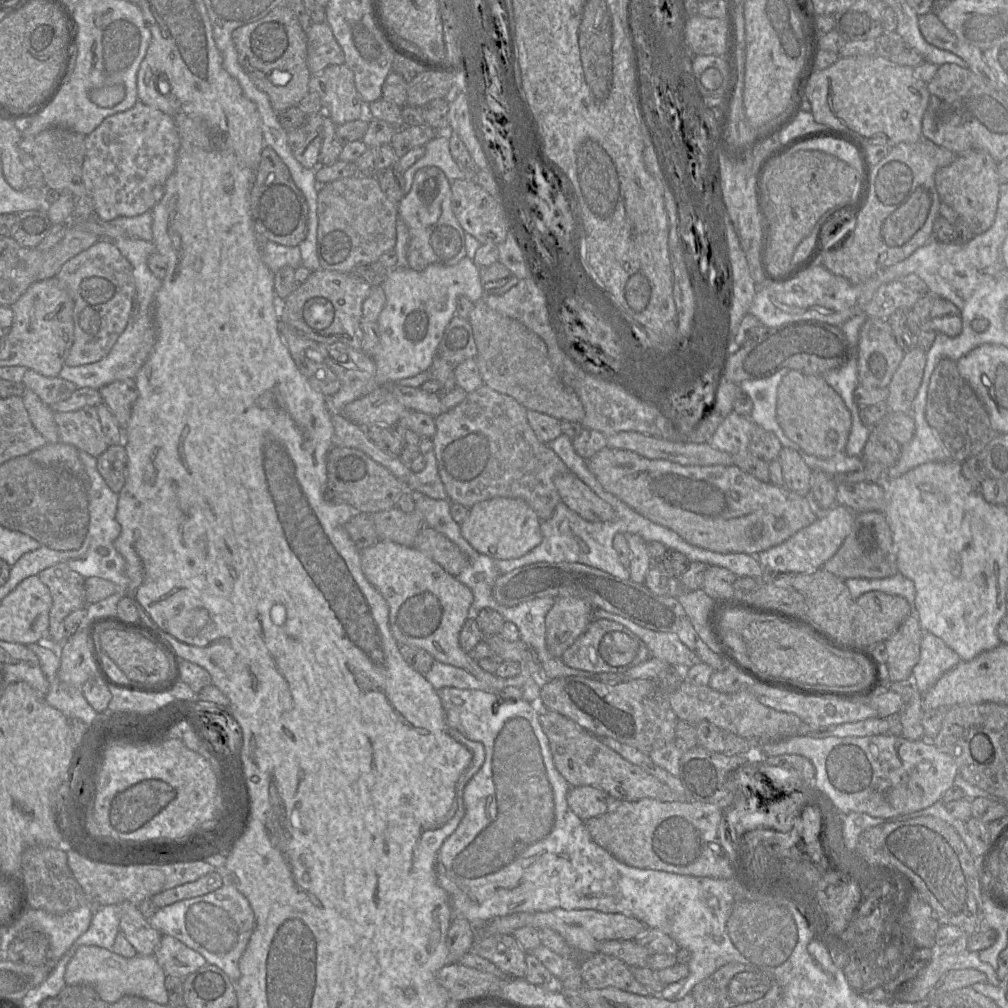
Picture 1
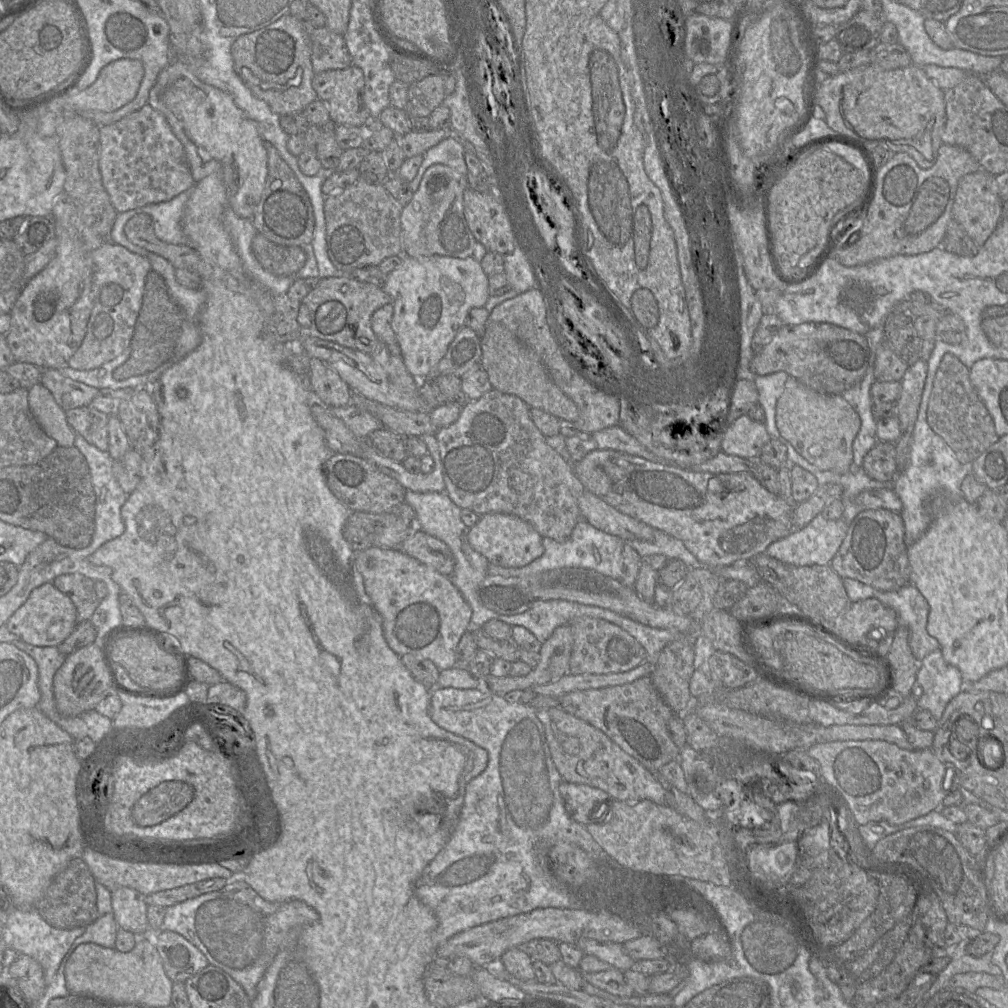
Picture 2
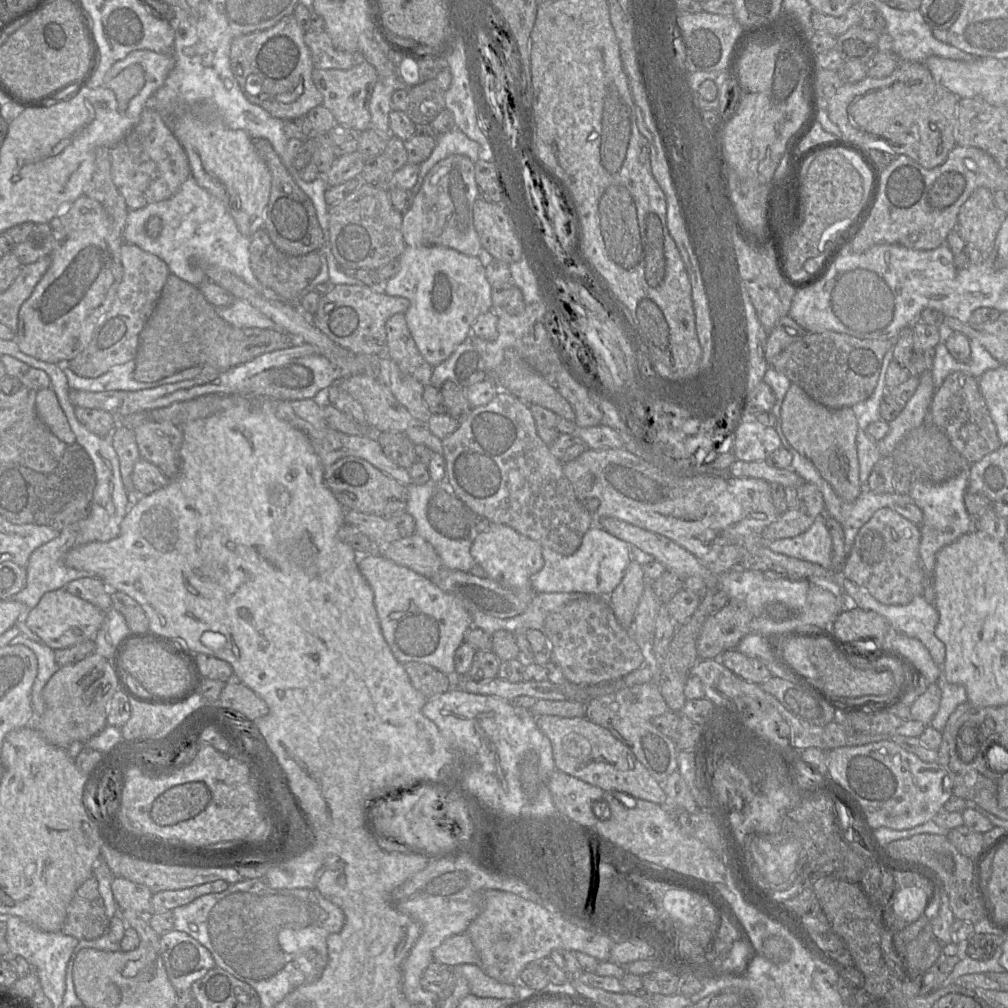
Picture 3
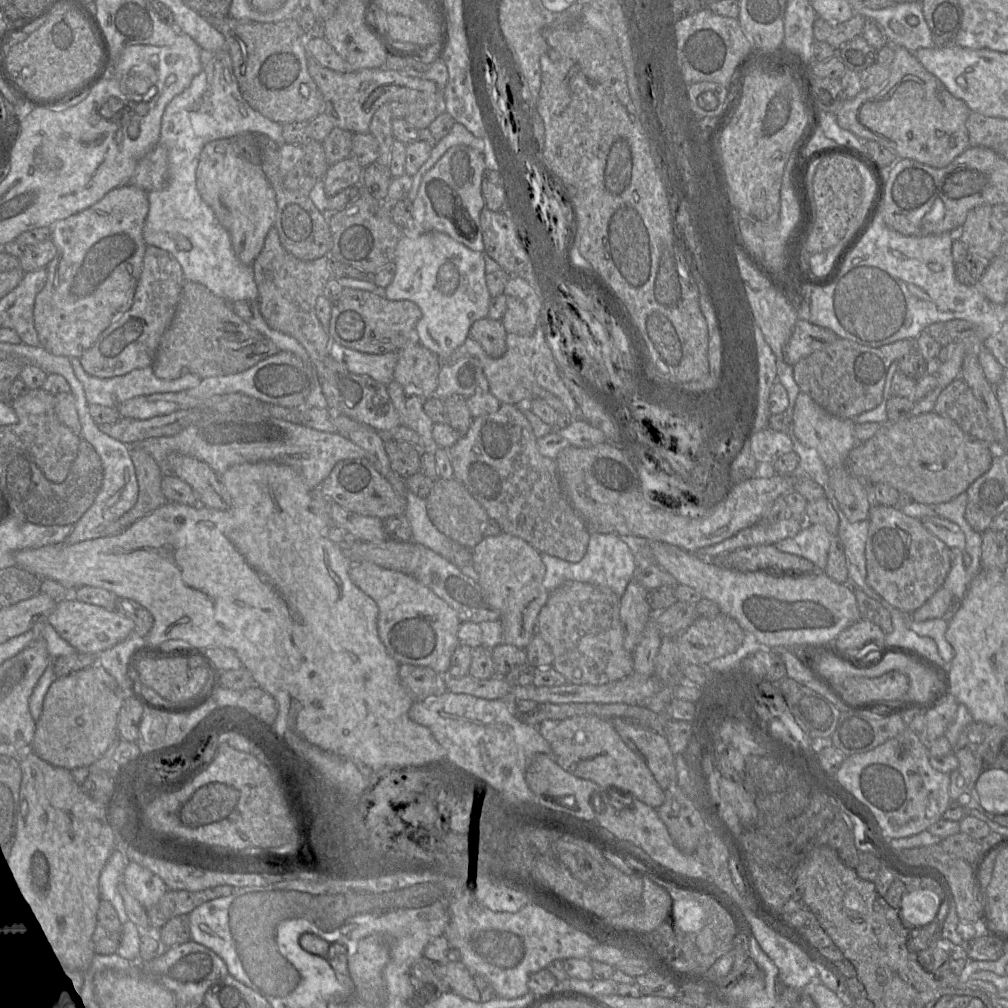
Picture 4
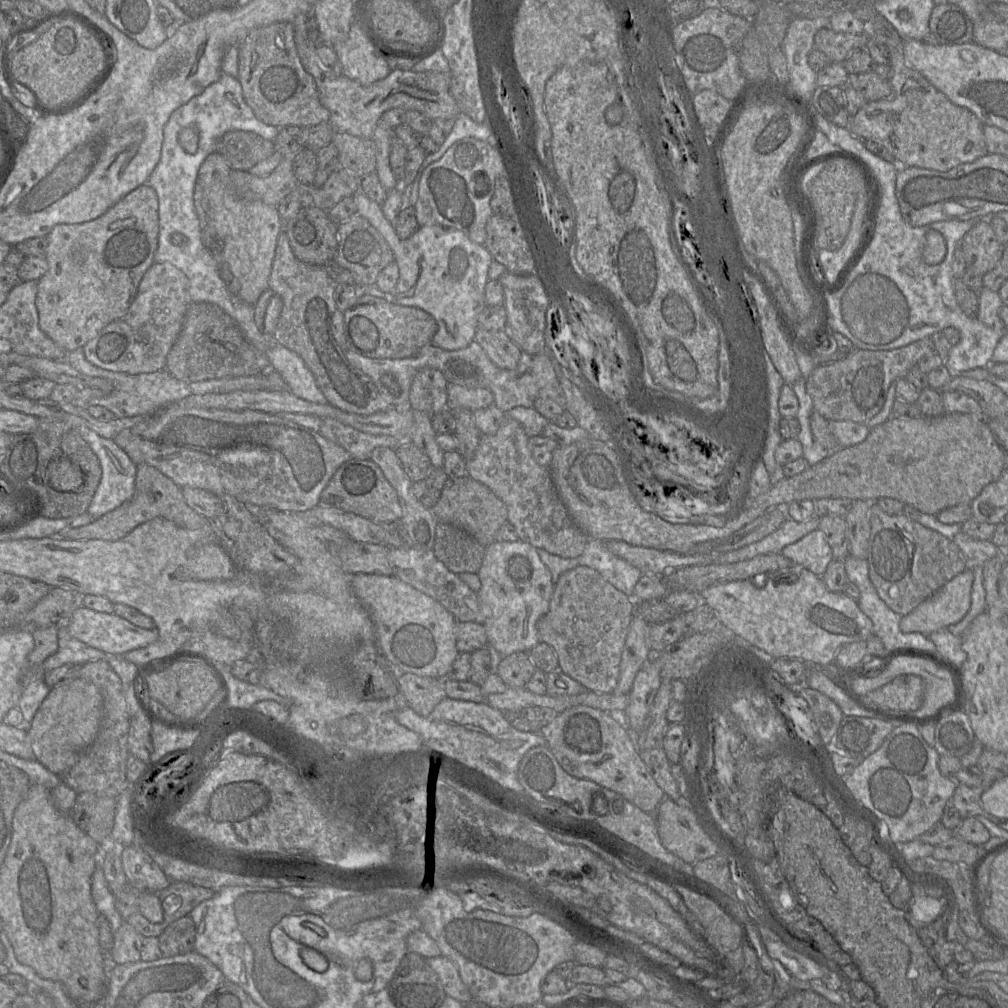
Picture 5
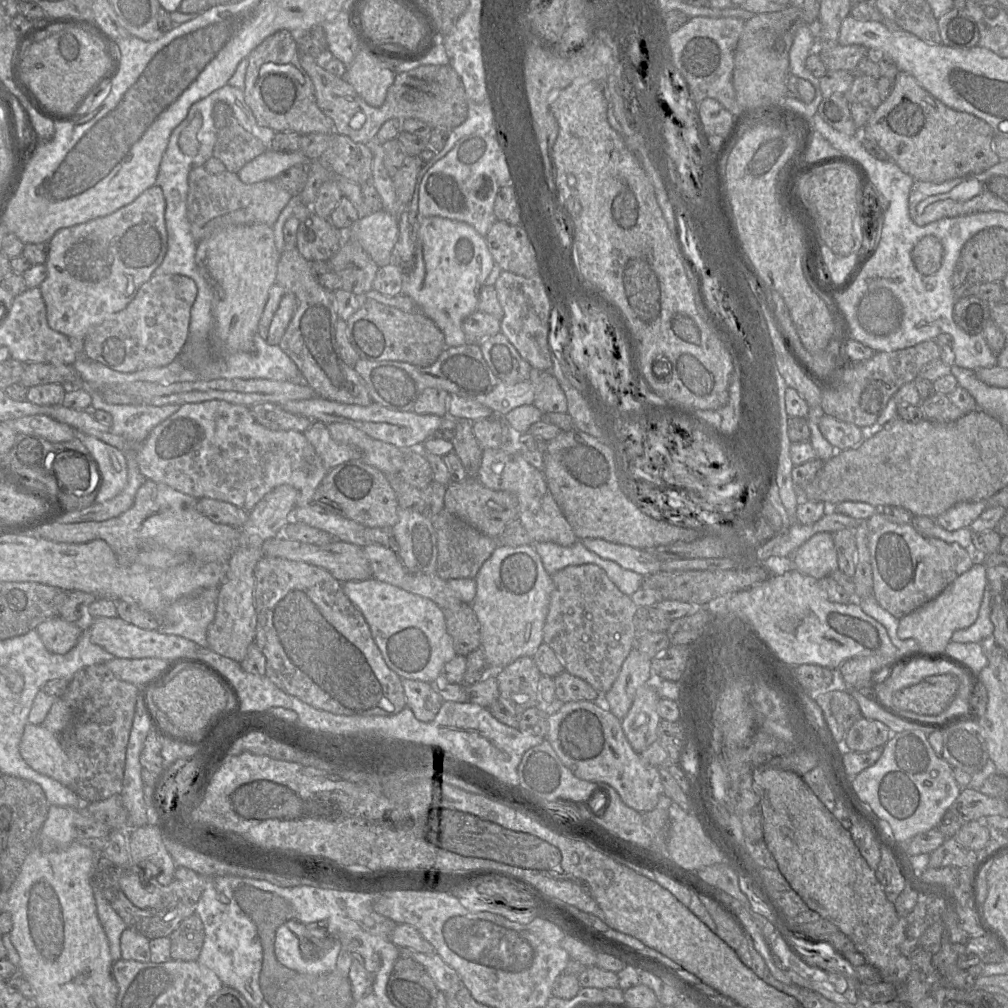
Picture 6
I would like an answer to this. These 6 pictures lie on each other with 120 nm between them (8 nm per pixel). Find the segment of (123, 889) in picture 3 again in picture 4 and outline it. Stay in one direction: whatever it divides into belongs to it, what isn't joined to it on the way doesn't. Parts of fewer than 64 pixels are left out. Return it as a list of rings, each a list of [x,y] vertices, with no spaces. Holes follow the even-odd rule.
[[[133,861],[127,863],[122,880],[127,890],[145,908],[156,904],[168,890],[158,875]]]

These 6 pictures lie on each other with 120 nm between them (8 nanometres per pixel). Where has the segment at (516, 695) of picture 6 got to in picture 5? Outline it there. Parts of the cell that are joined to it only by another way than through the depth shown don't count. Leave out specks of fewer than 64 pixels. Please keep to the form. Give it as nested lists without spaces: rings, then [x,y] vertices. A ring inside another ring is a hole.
[[[515,652],[501,658],[496,674],[511,687],[525,688],[536,669],[529,652]]]

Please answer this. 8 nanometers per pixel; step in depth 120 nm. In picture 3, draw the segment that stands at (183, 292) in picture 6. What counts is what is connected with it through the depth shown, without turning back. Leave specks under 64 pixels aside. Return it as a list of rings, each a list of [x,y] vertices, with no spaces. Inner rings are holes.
[[[123,243],[120,255],[124,274],[112,306],[99,318],[89,345],[68,362],[69,368],[81,377],[96,378],[113,366],[135,359],[140,333],[151,317],[170,275],[162,259],[134,244]]]

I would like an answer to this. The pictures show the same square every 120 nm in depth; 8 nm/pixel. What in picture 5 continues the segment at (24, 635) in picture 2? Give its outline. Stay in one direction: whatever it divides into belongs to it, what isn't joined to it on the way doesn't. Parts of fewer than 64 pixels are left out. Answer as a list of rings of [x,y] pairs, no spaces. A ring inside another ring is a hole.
[[[83,606],[77,608],[63,626],[72,637],[89,647],[106,653],[106,655],[124,655],[131,650],[145,647],[158,639],[157,630],[138,627],[115,613],[97,612]]]

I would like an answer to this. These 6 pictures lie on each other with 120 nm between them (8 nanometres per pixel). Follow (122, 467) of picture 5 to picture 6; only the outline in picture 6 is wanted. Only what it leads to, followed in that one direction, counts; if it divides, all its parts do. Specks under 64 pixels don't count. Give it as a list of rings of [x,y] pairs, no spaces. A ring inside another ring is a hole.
[[[78,433],[77,438],[89,450],[101,476],[95,503],[104,503],[118,496],[128,482],[125,453],[91,435]]]

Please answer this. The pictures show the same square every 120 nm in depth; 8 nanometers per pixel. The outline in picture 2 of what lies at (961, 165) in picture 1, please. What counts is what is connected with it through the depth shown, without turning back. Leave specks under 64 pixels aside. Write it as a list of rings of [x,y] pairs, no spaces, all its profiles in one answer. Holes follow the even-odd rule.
[[[981,169],[960,179],[953,203],[952,216],[963,226],[966,235],[978,246],[982,246],[1001,221],[1003,205],[1004,201],[998,195],[995,176]]]

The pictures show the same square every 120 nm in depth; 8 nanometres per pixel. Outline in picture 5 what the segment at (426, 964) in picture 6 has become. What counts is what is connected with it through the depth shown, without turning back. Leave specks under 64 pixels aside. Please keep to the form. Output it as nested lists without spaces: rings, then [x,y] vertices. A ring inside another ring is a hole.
[[[440,955],[426,959],[430,967],[438,975],[447,996],[463,1004],[473,1001],[473,997],[463,983],[456,965],[449,958]]]

